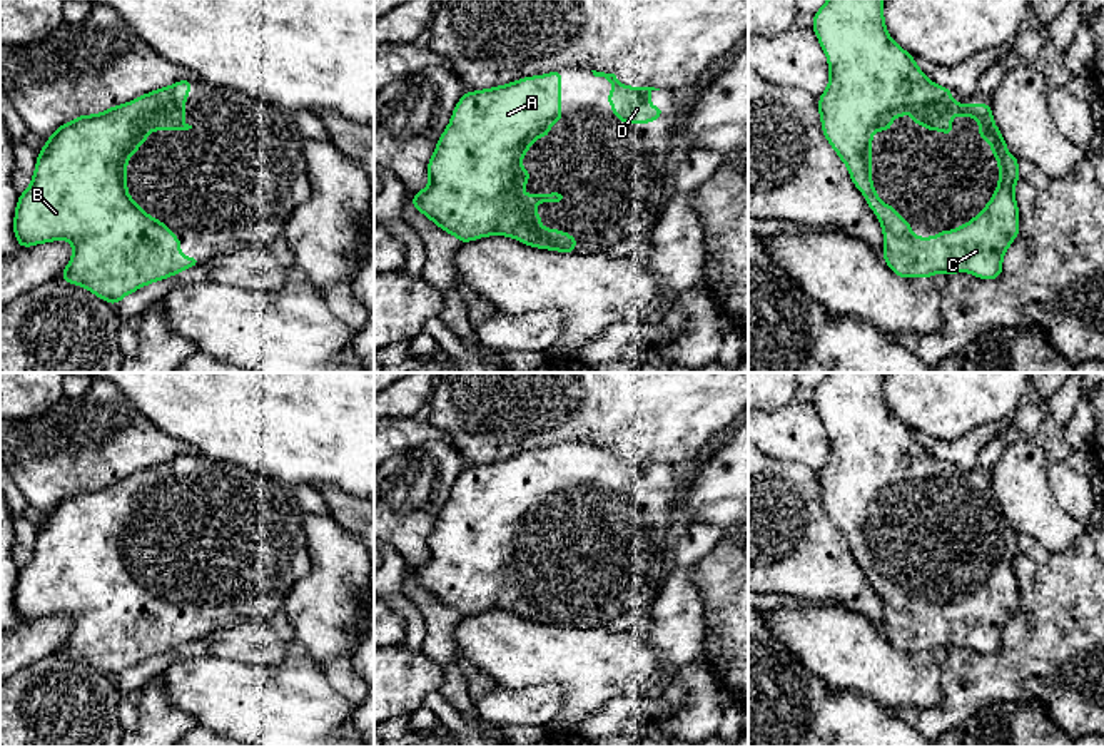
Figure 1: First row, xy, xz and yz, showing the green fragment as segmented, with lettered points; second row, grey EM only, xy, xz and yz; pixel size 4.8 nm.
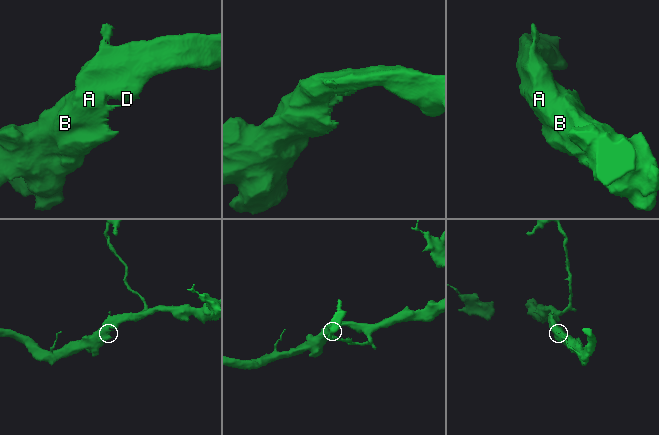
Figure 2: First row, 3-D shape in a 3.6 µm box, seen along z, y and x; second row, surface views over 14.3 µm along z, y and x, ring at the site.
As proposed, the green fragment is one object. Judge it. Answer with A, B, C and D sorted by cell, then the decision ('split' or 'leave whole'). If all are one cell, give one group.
A B C D; leave whole

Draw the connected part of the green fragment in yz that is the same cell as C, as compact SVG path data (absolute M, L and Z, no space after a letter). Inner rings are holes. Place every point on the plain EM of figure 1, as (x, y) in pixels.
M828 373L813 389L818 418L828 433L830 456L818 473L818 486L825 513L848 543L848 548L884 603L884 633L900 652L932 652L935 647L970 647L980 653L1002 648L1002 632L1019 608L1019 583L1014 562L1019 551L1019 533L1007 528L992 493L990 478L954 478L952 465L929 455L915 440L915 433L900 423L887 408L882 373ZM912 488L912 496L927 505L952 510L952 490L979 493L979 510L992 520L999 535L999 562L992 575L969 597L955 605L940 605L935 612L915 612L912 600L890 580L879 575L872 562L872 508L890 505L894 491Z

